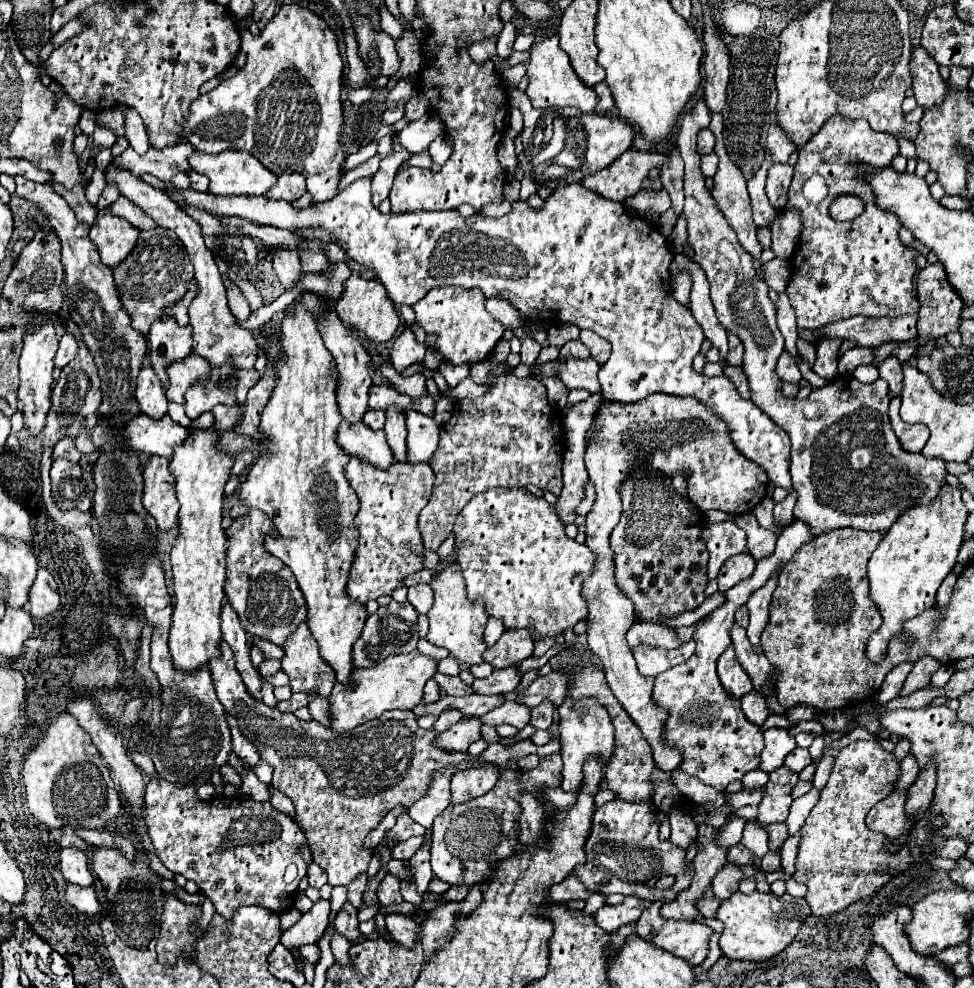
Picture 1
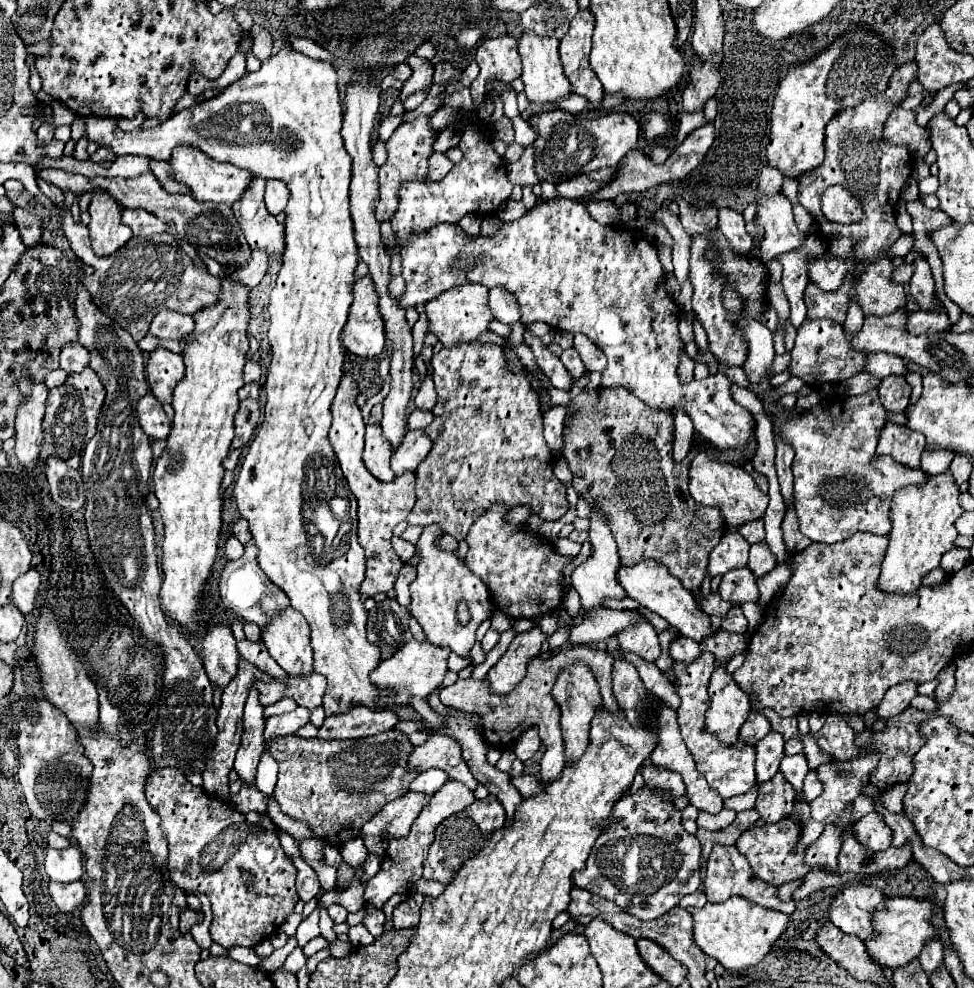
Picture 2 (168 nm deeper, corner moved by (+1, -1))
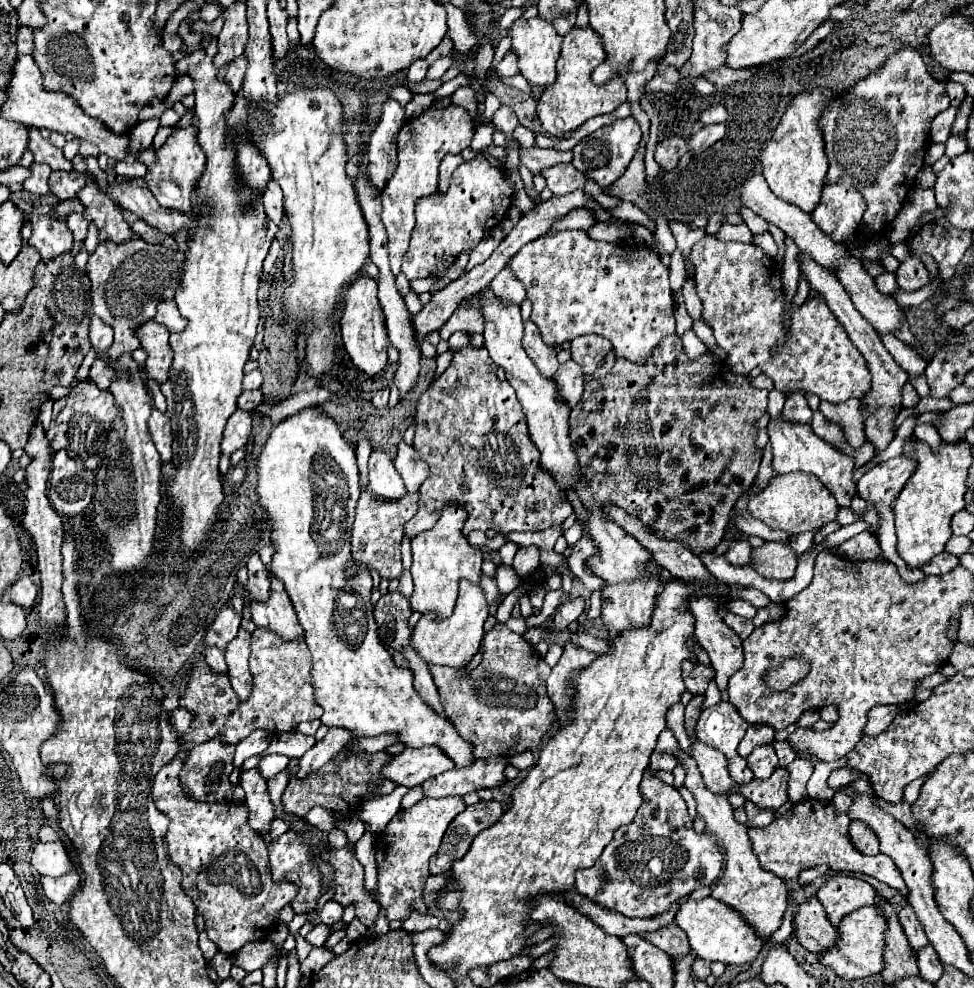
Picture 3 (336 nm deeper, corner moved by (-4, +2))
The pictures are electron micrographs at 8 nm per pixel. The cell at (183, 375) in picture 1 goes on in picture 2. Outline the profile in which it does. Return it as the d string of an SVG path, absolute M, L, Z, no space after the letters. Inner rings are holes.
M157 347L149 353L145 365L145 377L151 393L161 403L169 403L173 387L177 385L177 379L181 379L181 375L185 375L185 365L179 353L171 353L163 347Z

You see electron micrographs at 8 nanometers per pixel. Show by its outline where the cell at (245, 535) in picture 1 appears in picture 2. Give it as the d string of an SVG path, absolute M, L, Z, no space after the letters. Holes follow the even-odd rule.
M249 541L245 545L245 555L241 559L225 565L225 571L223 571L221 583L219 583L219 593L221 593L225 607L229 607L239 619L253 621L257 625L265 623L265 619L269 615L273 615L273 611L277 611L277 607L289 607L287 595L283 595L283 591L279 587L269 583L267 575L261 571L261 567L257 563L257 547L253 541Z

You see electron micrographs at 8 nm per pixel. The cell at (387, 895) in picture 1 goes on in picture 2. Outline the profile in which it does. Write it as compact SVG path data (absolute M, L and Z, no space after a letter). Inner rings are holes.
M447 781L431 799L431 803L427 807L423 807L423 811L419 813L419 817L415 819L411 831L407 837L401 837L401 839L391 839L389 841L389 847L385 851L385 857L381 861L381 871L367 883L365 887L365 903L381 909L391 895L409 895L415 881L421 879L421 873L423 873L423 861L427 857L427 851L433 843L433 835L435 835L435 829L437 825L455 815L455 813L461 813L465 807L469 807L471 803L475 801L473 797L473 791L469 791L463 783L457 783L457 781Z

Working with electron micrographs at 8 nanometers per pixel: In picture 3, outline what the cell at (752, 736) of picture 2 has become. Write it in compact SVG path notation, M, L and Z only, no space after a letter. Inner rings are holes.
M754 724L754 726L750 726L748 732L746 732L746 736L742 738L742 742L740 742L740 746L738 746L738 754L746 758L746 756L752 752L754 746L772 742L772 740L774 740L774 732L776 732L776 730L770 728L770 726L766 726L766 724Z

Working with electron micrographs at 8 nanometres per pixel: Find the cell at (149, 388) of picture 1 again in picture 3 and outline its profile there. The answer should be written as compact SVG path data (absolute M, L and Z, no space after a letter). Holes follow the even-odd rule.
M152 408L152 416L148 420L148 430L150 430L150 438L156 444L156 450L160 452L162 462L170 462L172 458L172 426L170 426L170 418L166 414L162 414L160 410Z

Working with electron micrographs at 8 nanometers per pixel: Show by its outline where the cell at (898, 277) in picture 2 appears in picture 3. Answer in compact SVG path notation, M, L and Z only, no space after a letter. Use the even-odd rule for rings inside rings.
M884 272L876 278L876 286L884 292L884 294L894 294L898 292L898 284L896 284L896 274L894 272Z

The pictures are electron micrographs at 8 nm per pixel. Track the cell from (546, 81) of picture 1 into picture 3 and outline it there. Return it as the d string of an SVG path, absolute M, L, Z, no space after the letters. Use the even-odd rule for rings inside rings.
M518 18L512 24L512 50L518 54L522 76L532 86L546 88L546 86L554 84L554 80L556 80L556 60L560 56L560 48L562 48L562 36L558 36L556 30L552 28L552 24L548 24L546 20L540 20L540 18L522 20L522 18Z

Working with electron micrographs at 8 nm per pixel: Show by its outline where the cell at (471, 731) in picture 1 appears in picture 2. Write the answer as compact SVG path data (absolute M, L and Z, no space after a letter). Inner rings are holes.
M433 733L423 745L413 749L409 755L409 769L415 769L417 773L427 769L441 769L449 775L449 779L461 781L471 791L477 787L477 781L473 775L469 775L469 769L461 759L461 747L457 747L453 739L445 739L441 733Z

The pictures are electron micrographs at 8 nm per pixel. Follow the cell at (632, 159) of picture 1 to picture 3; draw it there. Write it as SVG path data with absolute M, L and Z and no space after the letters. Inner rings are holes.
M558 164L558 166L552 166L552 168L546 168L542 172L546 176L546 182L548 182L548 188L554 196L564 196L568 192L574 192L574 190L582 190L584 184L586 184L586 176L576 170L572 164Z

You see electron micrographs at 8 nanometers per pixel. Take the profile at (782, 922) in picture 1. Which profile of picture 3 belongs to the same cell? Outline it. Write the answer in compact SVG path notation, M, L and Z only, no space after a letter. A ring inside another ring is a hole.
M712 896L700 900L700 902L686 900L684 904L680 904L680 910L674 920L688 934L690 946L696 952L696 956L710 960L710 962L720 960L720 962L732 964L732 966L752 964L756 960L760 948L764 946L762 936L758 936L754 932L754 928L744 920L744 916L740 912L734 912L734 908L730 908L728 904L722 904L720 900L714 900Z

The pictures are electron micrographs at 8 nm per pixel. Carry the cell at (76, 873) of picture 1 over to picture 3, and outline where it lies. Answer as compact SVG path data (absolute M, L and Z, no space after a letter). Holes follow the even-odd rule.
M38 842L32 854L32 864L44 876L62 876L70 870L76 870L70 852L64 842Z

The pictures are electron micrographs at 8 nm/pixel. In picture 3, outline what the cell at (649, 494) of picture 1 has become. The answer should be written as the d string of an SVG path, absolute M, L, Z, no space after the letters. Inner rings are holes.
M676 334L666 336L642 366L616 360L606 378L584 384L584 394L570 412L570 440L582 472L582 484L578 484L582 504L590 506L590 500L598 508L618 504L662 540L688 544L698 556L714 550L724 536L736 500L758 474L762 450L756 448L756 420L766 412L766 404L768 390L754 388L746 376L732 374L724 364L716 366L710 354L690 360Z

